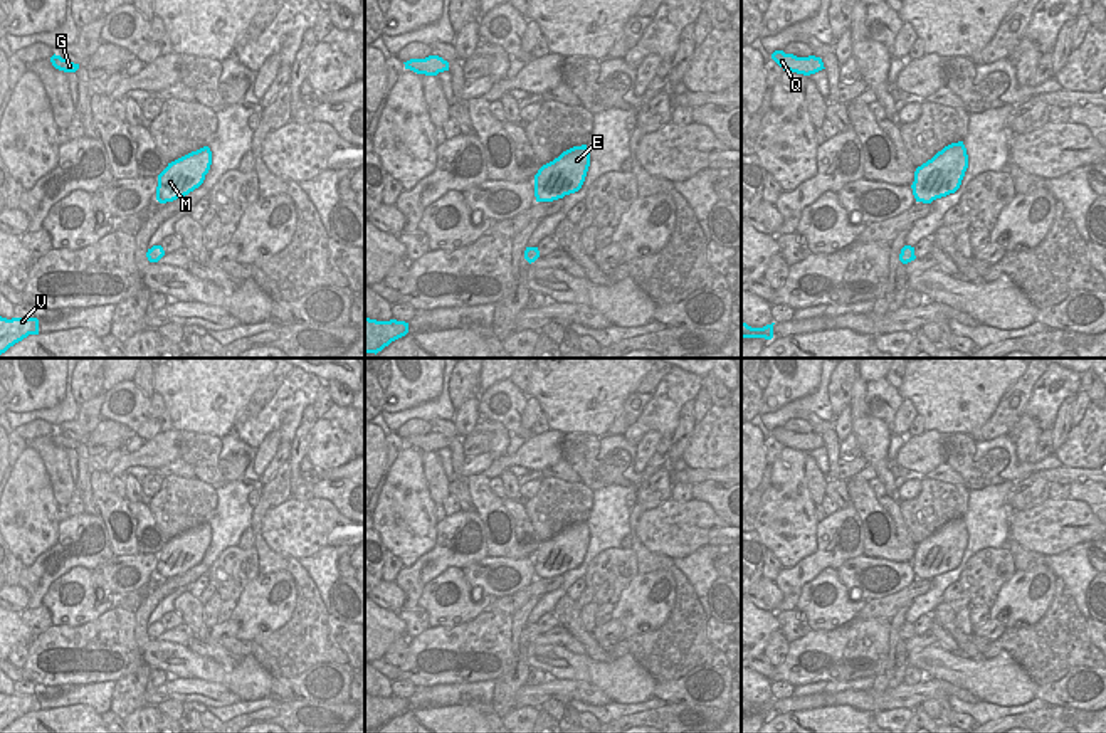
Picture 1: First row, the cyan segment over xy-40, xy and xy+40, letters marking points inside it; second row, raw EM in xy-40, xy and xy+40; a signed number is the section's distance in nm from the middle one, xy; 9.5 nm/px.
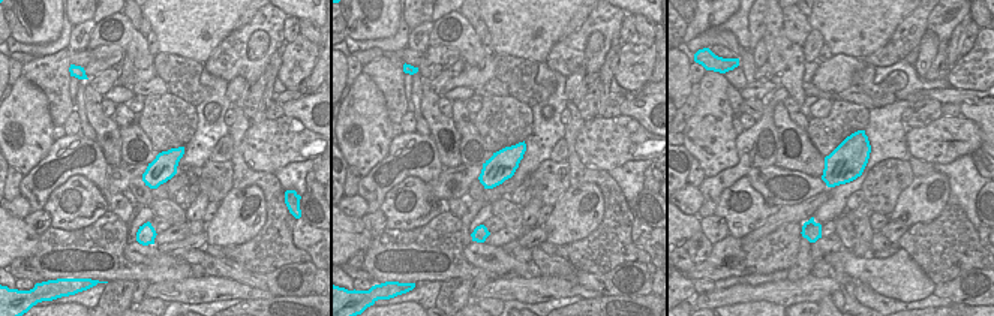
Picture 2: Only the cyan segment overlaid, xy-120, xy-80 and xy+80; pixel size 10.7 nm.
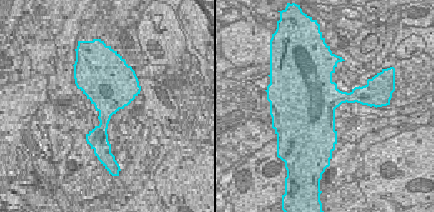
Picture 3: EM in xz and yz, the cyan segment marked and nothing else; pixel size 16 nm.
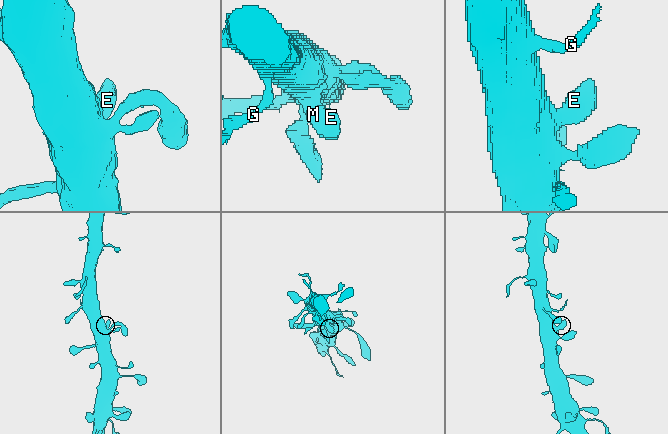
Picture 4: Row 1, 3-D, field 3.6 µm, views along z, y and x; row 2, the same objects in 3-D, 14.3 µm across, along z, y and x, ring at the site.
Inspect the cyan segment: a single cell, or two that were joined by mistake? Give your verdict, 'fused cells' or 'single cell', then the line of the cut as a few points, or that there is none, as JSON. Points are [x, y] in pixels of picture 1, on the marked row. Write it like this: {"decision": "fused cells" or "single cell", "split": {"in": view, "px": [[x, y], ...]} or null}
{"decision": "single cell", "split": null}

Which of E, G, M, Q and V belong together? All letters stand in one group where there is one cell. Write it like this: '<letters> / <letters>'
E G M Q V

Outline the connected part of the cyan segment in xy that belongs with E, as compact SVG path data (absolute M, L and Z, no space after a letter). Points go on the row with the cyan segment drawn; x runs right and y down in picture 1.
M587 145L563 151L535 175L536 202L553 202L582 188L590 166Z

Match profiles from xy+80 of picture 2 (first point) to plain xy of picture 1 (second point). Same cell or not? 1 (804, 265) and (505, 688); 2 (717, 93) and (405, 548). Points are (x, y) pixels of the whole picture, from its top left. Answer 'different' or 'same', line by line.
1: same
2: same

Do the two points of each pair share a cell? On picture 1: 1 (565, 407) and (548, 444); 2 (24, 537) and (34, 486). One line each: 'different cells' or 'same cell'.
1: different cells
2: same cell

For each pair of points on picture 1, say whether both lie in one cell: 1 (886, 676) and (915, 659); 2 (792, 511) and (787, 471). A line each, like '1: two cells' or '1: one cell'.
1: two cells
2: one cell

